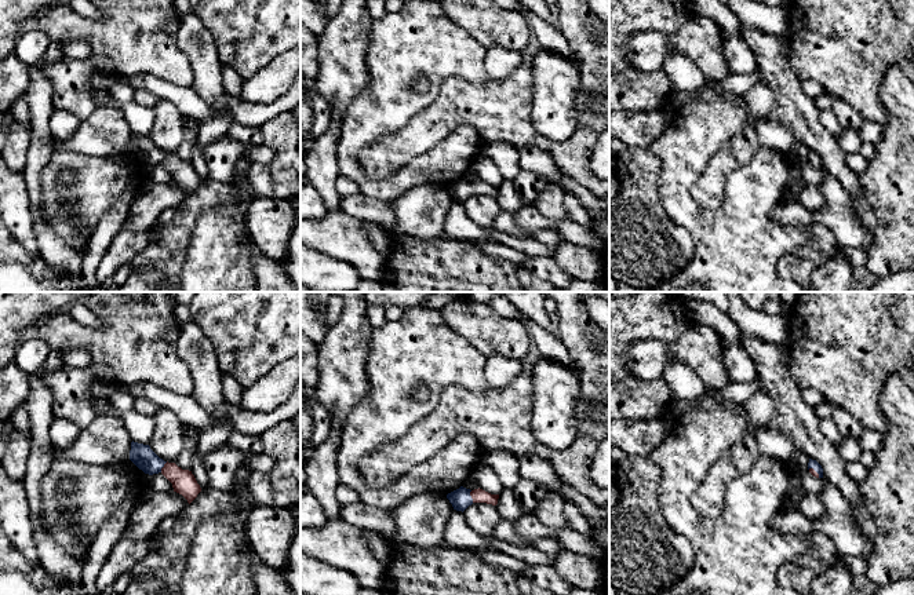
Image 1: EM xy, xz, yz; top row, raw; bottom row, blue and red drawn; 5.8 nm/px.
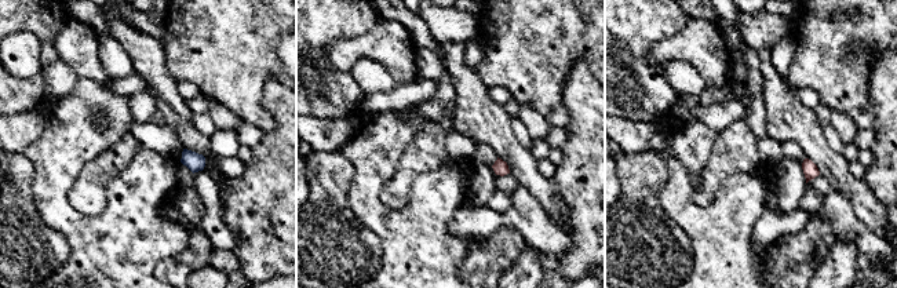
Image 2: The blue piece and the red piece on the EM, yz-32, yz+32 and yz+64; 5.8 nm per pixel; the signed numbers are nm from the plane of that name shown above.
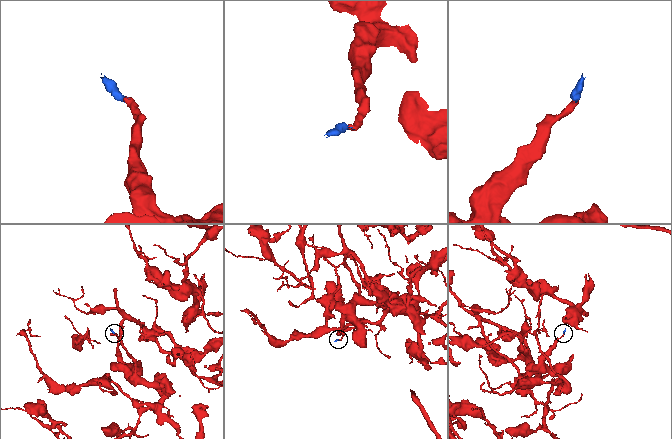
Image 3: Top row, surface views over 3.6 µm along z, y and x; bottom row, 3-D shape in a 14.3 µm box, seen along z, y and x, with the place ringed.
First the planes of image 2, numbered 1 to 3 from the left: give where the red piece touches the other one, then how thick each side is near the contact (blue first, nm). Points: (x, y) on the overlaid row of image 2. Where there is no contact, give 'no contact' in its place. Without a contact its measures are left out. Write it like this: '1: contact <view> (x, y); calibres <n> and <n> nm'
1: no contact
2: no contact
3: no contact

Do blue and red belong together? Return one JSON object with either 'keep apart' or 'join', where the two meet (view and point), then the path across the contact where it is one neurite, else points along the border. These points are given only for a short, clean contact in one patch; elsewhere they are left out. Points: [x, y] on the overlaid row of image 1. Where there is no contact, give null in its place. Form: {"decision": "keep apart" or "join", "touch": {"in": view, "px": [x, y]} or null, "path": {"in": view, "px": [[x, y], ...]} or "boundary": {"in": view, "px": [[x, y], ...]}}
{"decision": "join", "touch": {"in": "xz", "px": [470, 496]}, "path": {"in": "xz", "px": [[461, 499], [470, 496], [477, 495]]}}

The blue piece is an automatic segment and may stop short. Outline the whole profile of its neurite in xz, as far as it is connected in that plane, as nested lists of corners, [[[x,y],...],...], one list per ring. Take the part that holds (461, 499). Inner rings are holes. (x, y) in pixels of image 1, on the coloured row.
[[[460,486],[459,489],[448,493],[447,499],[452,504],[454,510],[463,512],[473,503],[487,503],[496,505],[499,494],[491,494],[480,488],[470,490]]]

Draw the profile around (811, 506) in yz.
[[[806,493],[797,508],[801,514],[806,516],[809,522],[815,525],[826,512],[826,507],[820,496],[815,493]]]

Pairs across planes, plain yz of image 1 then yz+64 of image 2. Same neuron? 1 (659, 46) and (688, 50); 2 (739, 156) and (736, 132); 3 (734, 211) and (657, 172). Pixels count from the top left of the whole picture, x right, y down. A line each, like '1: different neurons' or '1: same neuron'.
1: same neuron
2: same neuron
3: different neurons

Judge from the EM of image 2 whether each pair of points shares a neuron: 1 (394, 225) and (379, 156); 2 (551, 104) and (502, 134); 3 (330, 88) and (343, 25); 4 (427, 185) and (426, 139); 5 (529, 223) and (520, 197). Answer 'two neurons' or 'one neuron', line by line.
1: one neuron
2: two neurons
3: one neuron
4: two neurons
5: one neuron

